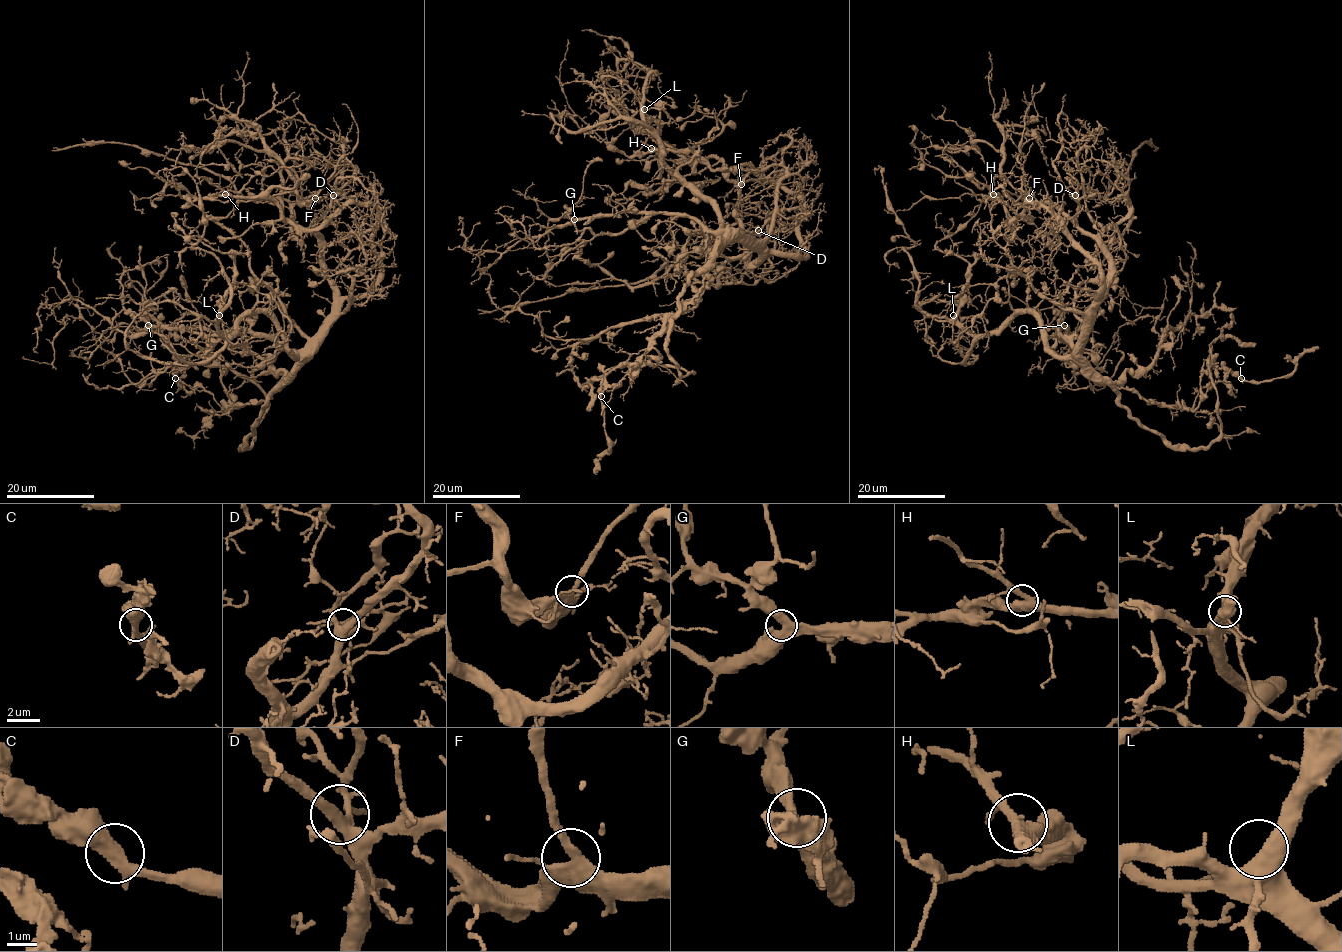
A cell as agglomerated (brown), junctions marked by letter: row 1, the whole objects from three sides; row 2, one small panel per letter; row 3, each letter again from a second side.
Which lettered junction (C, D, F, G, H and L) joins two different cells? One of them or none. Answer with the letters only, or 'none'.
none

